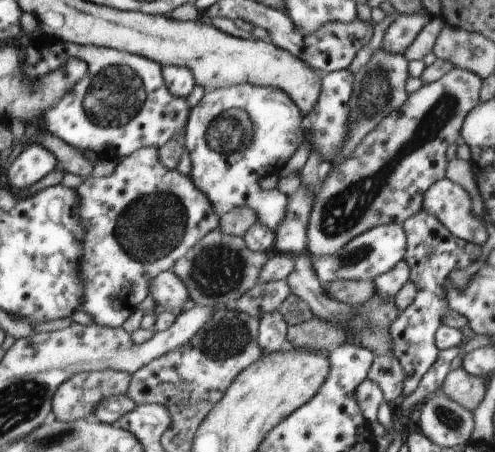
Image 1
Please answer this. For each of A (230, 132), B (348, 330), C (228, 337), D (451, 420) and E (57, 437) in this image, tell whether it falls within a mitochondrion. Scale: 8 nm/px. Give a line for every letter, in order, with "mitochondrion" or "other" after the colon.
A: mitochondrion
B: other
C: mitochondrion
D: mitochondrion
E: mitochondrion

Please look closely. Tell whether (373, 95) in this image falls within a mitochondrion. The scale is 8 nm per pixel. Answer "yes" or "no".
yes

